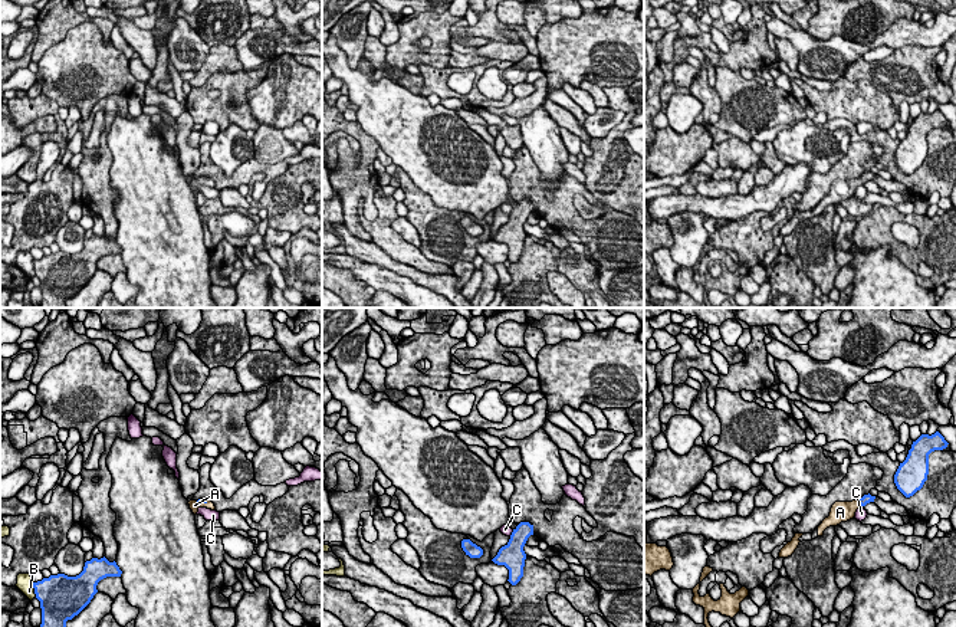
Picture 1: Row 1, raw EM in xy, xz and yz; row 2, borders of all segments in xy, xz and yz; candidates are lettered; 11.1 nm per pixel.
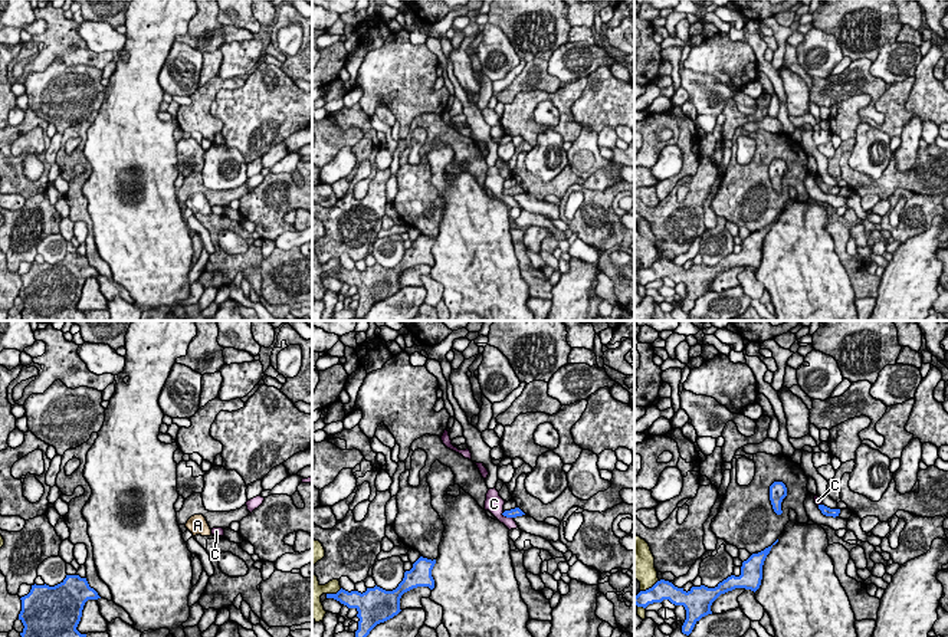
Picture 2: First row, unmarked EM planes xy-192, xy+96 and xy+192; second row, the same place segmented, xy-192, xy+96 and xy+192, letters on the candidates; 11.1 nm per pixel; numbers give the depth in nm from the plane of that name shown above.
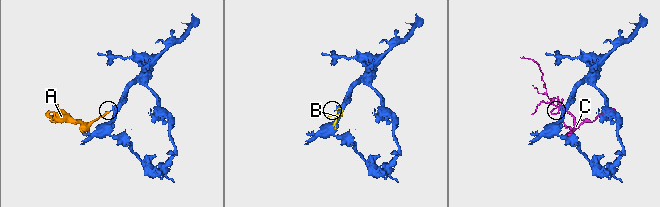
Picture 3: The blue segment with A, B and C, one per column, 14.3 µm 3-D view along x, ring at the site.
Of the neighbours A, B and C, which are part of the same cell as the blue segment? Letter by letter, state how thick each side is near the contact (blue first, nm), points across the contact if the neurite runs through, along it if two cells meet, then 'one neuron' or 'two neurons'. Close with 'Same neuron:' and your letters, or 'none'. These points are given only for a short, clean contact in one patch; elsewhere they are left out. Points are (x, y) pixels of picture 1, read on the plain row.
A: 100 nm thick on the blue side, 220 nm on the other; runs through yz (866, 177), (858, 180), (840, 190); one neuron
B: 420 nm thick on the blue side, 190 nm on the other; two neurons
C: 100 nm thick on the blue side, 130 nm on the other; border along yz (863, 183), (860, 186); two neurons
Same neuron: A

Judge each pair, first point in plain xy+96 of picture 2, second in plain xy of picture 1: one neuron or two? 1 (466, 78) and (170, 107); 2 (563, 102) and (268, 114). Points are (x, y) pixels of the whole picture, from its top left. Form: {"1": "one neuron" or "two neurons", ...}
{"1": "two neurons", "2": "two neurons"}

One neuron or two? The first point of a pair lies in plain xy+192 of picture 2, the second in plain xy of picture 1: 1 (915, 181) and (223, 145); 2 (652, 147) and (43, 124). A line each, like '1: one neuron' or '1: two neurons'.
1: two neurons
2: one neuron

